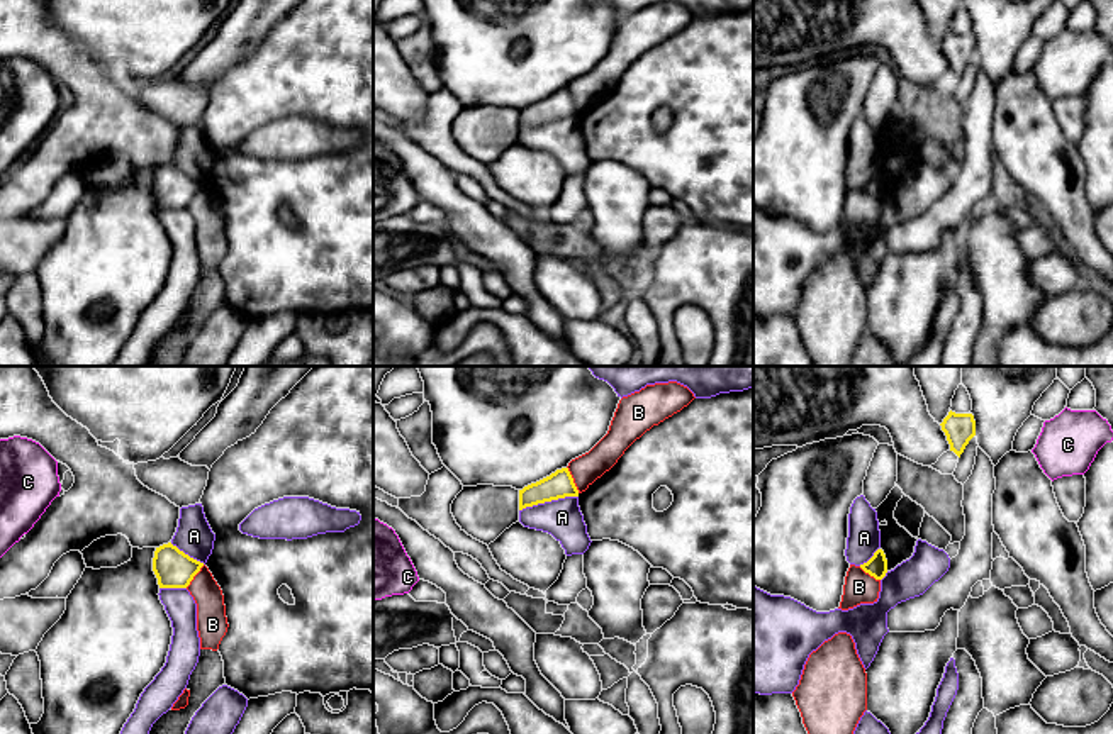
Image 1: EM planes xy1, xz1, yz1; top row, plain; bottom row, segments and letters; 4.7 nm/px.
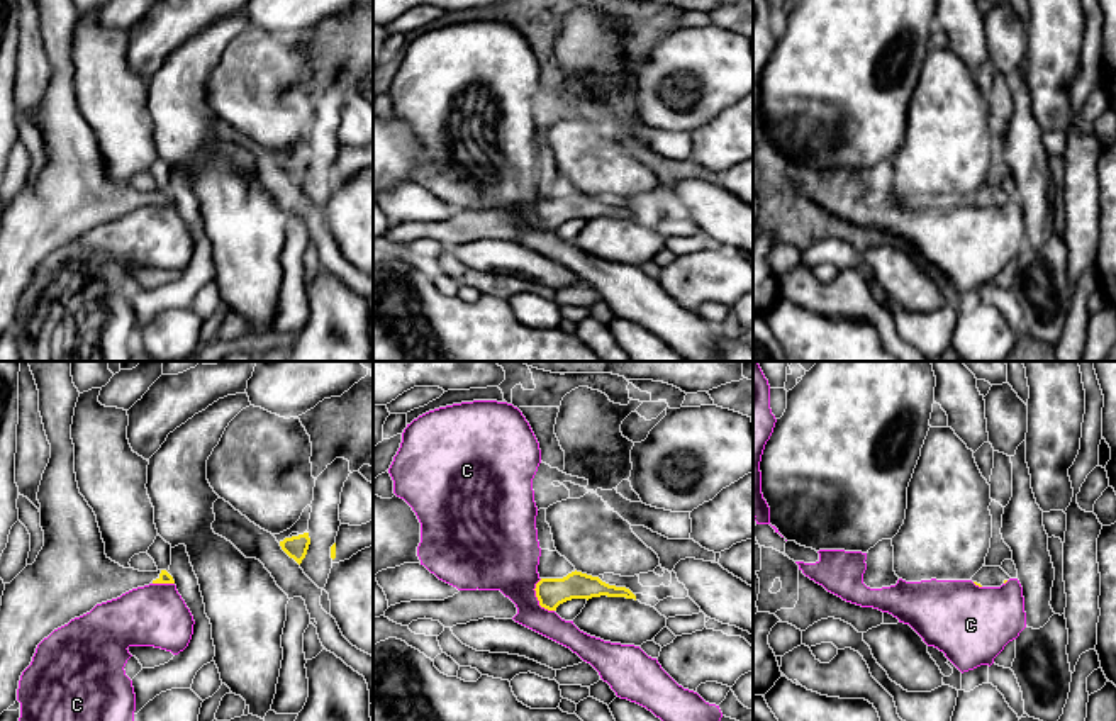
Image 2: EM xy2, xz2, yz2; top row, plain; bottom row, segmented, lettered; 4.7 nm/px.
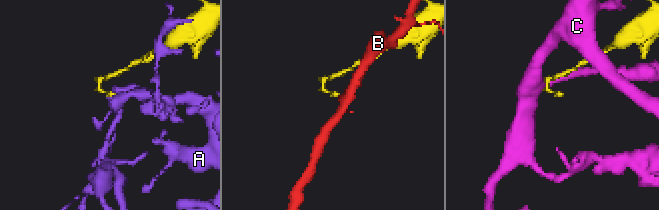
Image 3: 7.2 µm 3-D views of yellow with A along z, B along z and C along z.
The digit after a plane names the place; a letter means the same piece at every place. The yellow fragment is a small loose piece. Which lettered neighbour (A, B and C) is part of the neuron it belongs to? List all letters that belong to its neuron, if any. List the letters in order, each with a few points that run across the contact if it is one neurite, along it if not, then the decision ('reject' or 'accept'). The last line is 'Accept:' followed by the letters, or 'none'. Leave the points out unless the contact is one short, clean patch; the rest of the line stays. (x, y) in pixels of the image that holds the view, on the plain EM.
A: line xz1 (577, 116), (538, 122), (520, 131); reject
B: line xz1 (567, 87), (579, 112); reject
C: line xz2 (540, 199), (535, 216), (541, 226), (553, 231); reject
Accept: none

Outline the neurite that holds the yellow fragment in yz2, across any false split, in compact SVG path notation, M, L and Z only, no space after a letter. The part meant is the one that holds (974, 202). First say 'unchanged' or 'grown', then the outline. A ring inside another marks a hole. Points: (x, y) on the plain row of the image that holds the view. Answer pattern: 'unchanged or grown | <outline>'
grown | M982 187L974 197L972 202L979 207L1001 207L1011 197L1001 187Z

